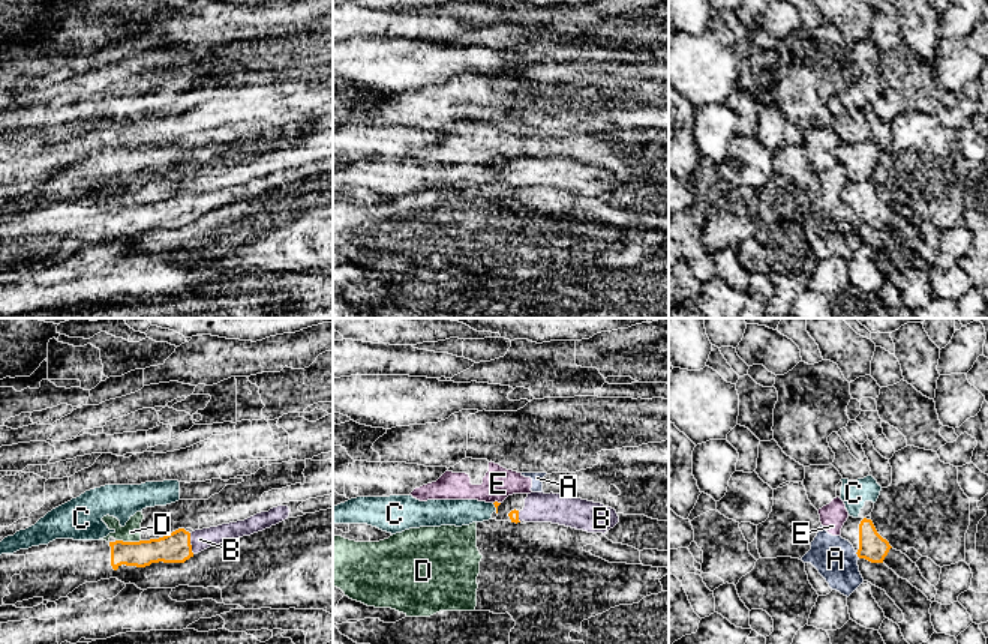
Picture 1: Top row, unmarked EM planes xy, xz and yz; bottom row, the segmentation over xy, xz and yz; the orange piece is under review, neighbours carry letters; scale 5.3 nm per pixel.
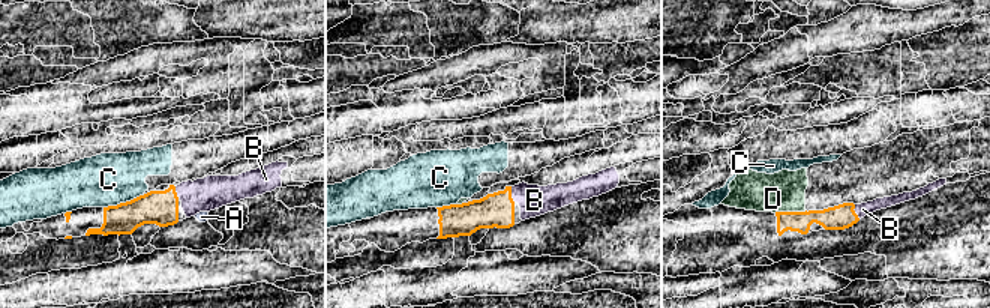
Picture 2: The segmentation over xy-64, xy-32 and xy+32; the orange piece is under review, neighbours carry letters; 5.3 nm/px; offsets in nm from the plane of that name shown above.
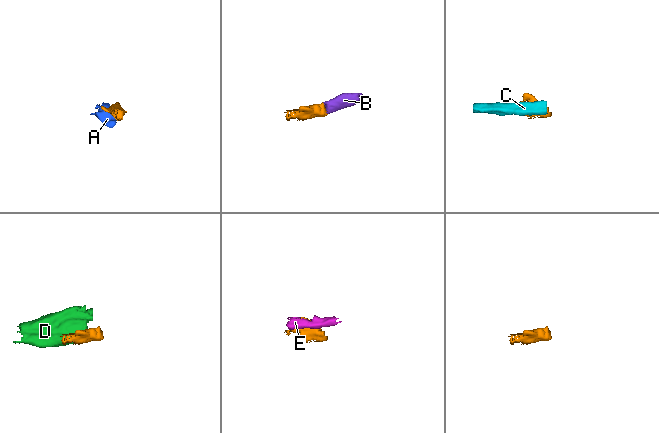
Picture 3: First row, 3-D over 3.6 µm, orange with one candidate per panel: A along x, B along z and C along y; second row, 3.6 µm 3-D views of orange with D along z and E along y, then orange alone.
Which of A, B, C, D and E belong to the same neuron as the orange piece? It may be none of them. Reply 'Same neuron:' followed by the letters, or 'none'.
Same neuron: B

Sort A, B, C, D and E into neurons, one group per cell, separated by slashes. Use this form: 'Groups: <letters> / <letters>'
Groups: A E / B / C / D

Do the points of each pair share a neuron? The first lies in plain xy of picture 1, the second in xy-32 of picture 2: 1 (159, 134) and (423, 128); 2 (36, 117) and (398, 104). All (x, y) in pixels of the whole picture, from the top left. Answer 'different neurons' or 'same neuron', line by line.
1: same neuron
2: same neuron

